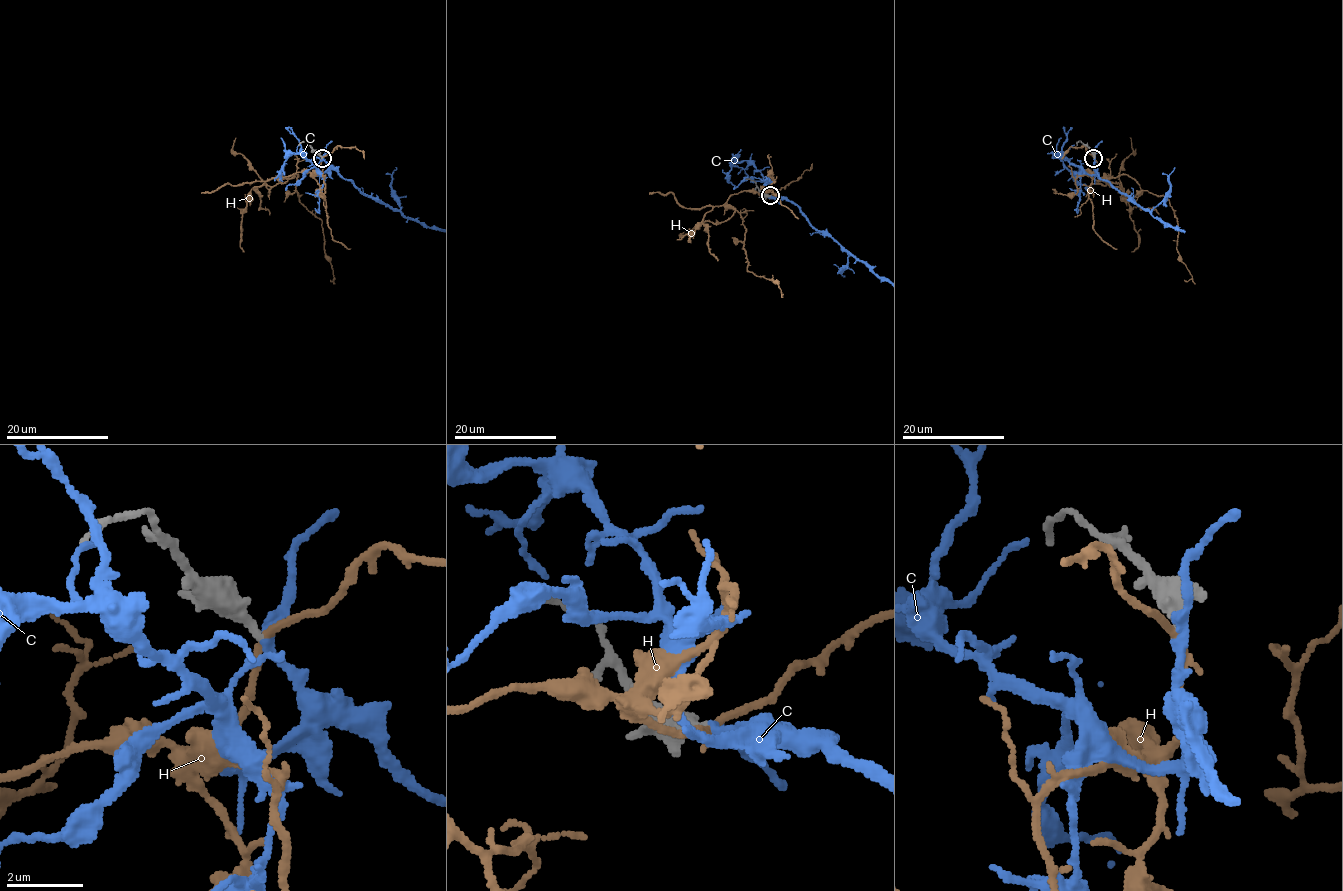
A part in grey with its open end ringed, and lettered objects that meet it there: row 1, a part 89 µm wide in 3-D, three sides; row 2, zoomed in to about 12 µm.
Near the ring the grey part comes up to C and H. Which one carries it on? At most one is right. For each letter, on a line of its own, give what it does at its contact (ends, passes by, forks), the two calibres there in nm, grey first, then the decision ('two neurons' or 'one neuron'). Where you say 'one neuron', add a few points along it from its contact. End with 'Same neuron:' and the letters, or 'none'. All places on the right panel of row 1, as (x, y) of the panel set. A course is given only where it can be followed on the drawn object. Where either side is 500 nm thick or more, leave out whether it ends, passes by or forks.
C: it passes by; 300 nm thick on the grey side, 240 nm on the other; one neuron
H: it passes by; 300 nm thick on the grey side, 190 nm on the other; two neurons
Same neuron: C

